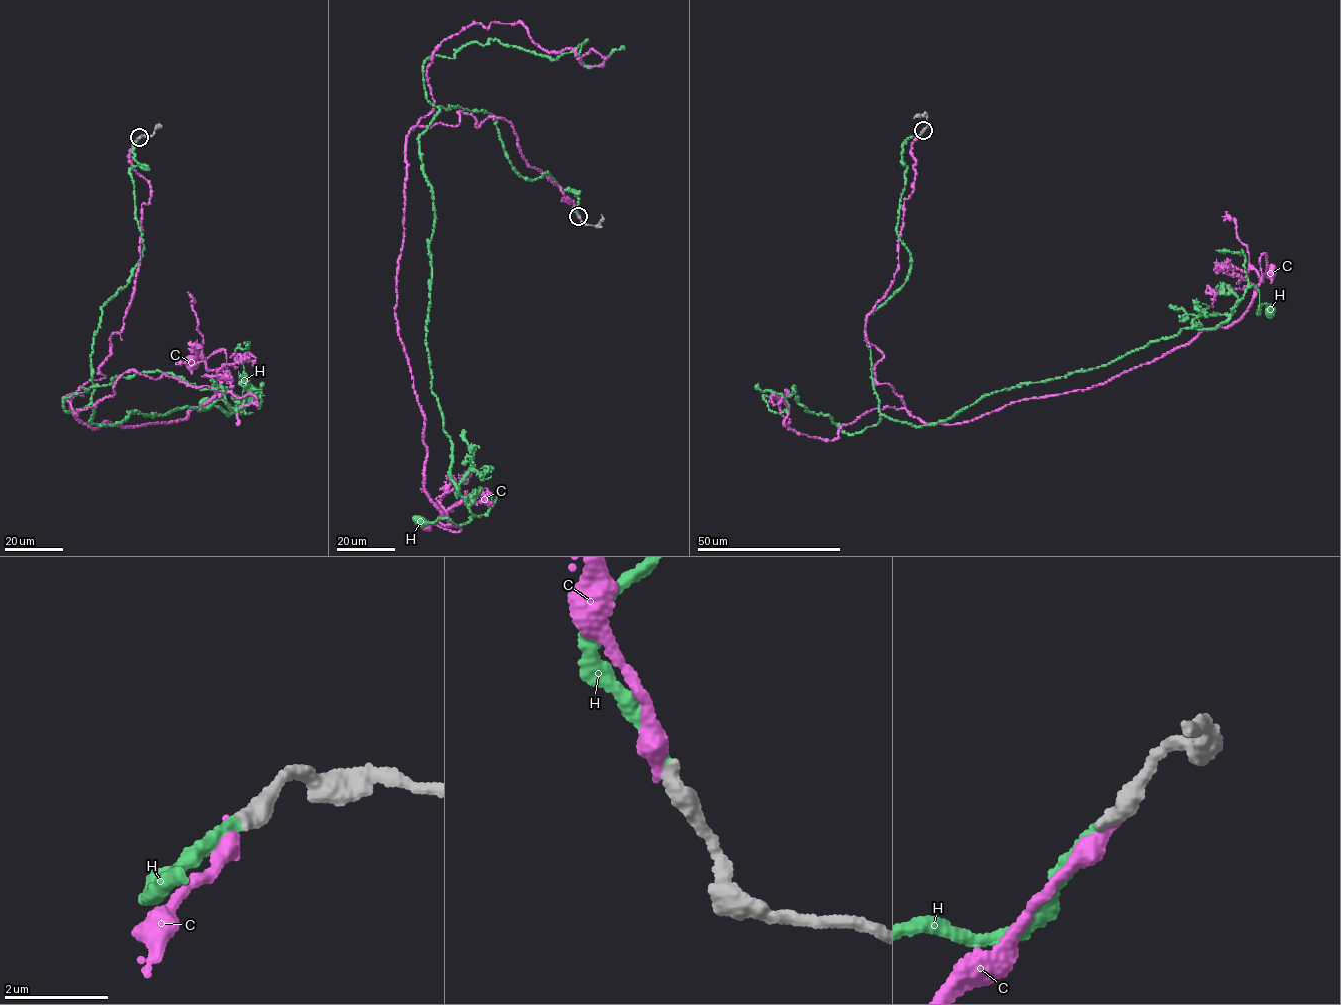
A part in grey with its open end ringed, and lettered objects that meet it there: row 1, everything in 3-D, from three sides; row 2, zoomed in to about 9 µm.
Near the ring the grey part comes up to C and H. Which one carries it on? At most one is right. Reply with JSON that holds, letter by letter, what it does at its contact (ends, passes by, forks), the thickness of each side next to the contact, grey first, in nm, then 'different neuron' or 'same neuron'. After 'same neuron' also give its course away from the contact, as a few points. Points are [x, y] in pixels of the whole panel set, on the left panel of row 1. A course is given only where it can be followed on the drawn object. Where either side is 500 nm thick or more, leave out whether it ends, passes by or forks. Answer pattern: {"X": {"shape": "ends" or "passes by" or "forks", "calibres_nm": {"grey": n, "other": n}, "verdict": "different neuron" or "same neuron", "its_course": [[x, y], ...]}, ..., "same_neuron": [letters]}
{"C": {"shape": "ends", "calibres_nm": {"grey": 380, "other": 360}, "verdict": "different neuron"}, "H": {"shape": "ends", "calibres_nm": {"grey": 360, "other": 240}, "verdict": "same neuron", "its_course": [[139, 137], [143, 248], [101, 309], [90, 421], [229, 415], [254, 389], [237, 412], [206, 403]]}, "same_neuron": ["H"]}

